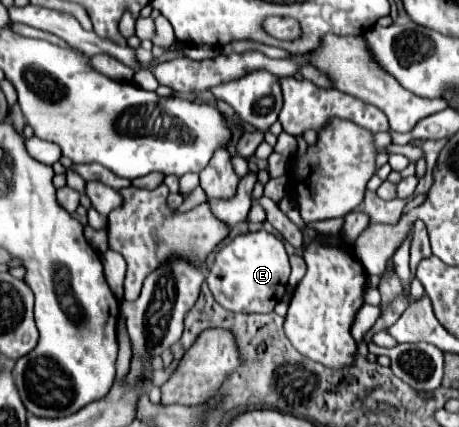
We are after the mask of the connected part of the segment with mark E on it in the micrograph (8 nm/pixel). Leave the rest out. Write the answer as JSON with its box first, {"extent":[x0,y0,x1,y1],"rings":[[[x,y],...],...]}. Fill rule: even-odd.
{"extent":[207,230,289,312],"rings":[[[265,230],[247,232],[235,236],[223,246],[209,270],[207,284],[215,300],[231,312],[271,312],[275,304],[285,296],[289,280],[289,258],[283,240],[275,238]]]}

